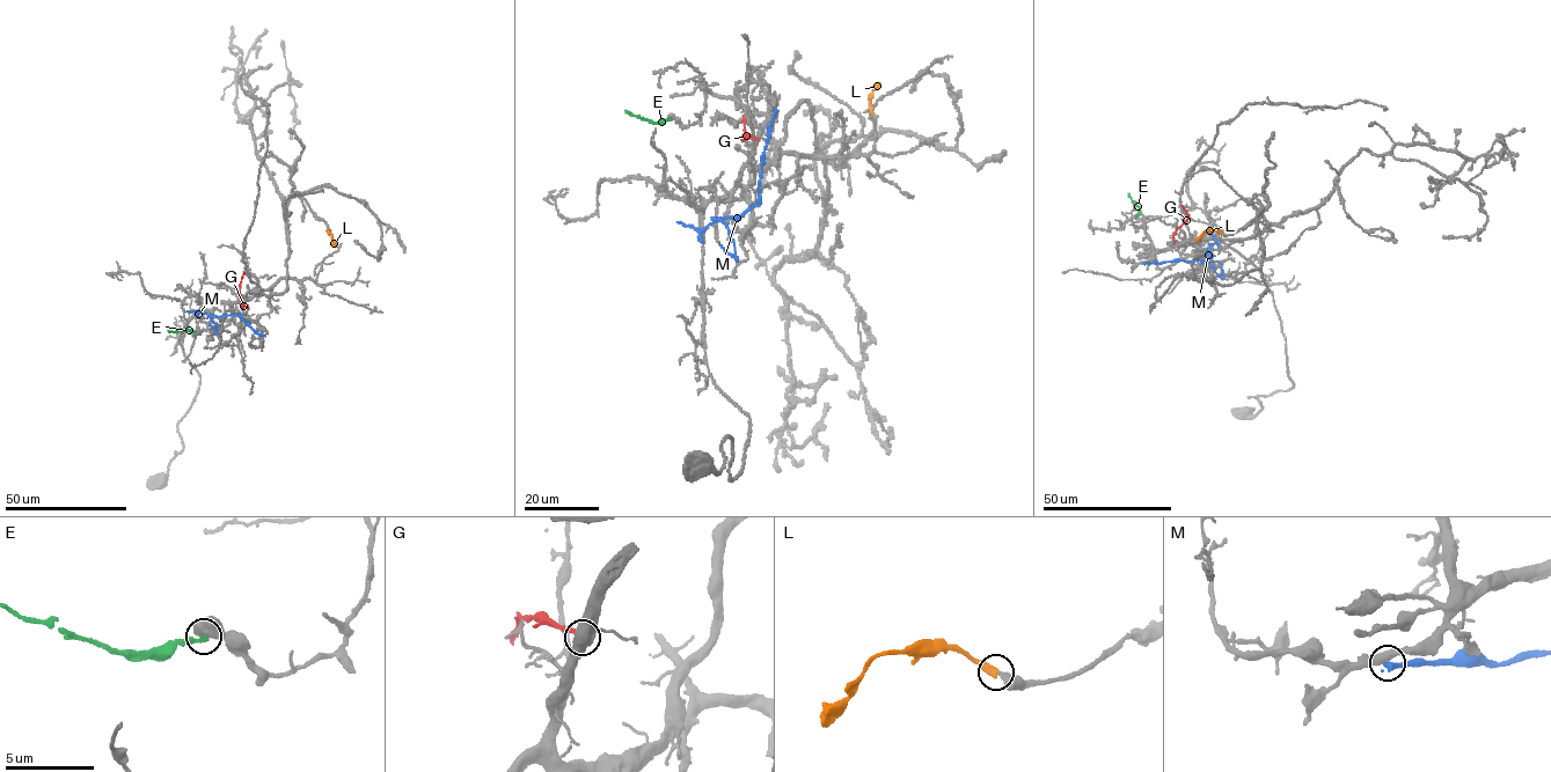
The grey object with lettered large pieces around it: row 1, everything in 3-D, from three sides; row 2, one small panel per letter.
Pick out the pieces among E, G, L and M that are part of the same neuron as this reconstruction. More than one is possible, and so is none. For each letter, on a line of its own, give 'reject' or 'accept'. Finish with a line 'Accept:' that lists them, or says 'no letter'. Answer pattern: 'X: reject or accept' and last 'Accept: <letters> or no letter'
E: reject
G: reject
L: accept
M: reject
Accept: L

